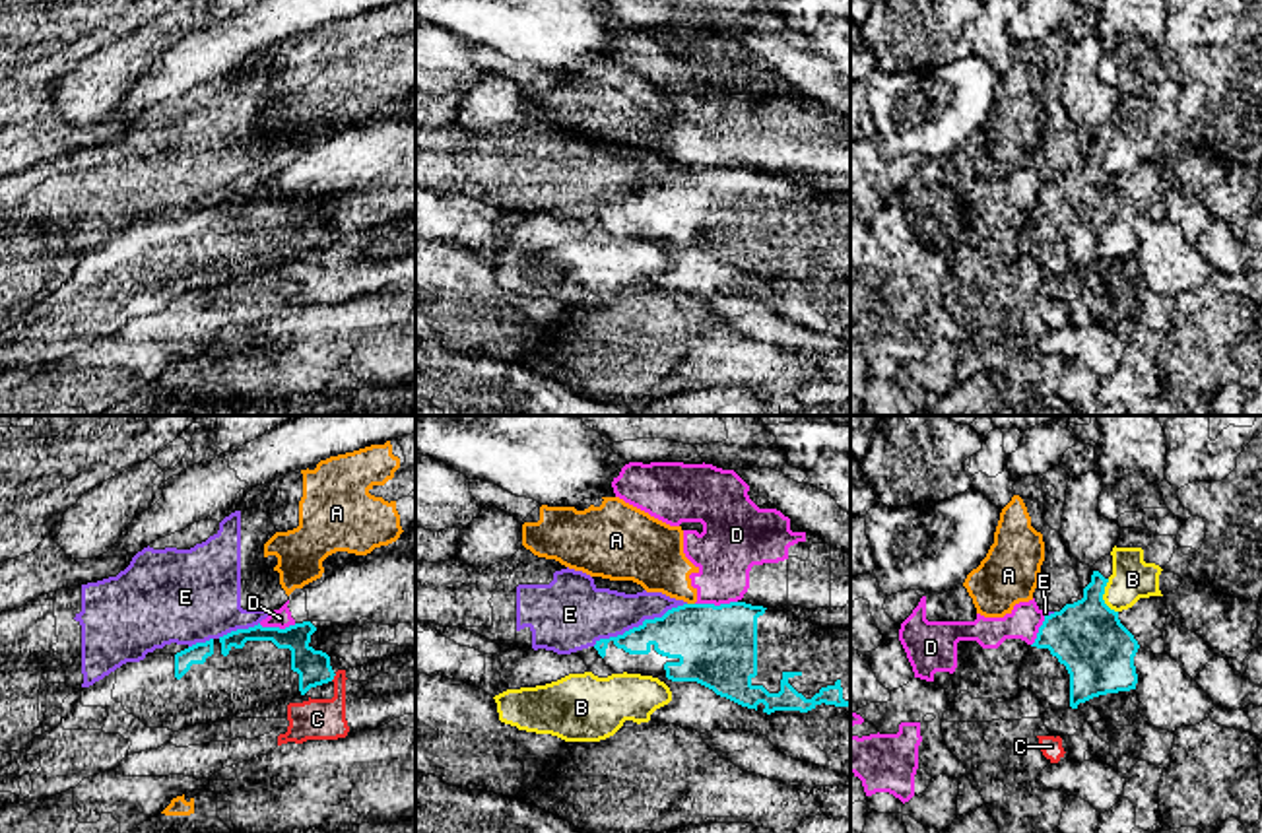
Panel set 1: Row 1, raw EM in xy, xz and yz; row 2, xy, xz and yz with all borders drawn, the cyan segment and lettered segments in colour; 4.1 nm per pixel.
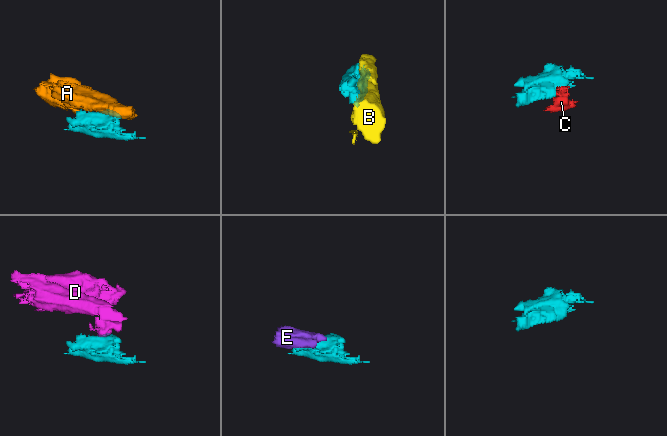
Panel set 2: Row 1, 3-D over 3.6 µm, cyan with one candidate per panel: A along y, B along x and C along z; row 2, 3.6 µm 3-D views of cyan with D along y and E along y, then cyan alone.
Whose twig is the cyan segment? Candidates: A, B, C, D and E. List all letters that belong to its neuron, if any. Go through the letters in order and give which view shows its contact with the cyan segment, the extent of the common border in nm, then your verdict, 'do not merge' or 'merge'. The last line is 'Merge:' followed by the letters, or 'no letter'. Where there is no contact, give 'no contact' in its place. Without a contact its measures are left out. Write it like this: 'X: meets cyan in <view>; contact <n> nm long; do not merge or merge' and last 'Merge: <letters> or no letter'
A: meets cyan in xz; contact 30 nm long; do not merge
B: meets cyan in yz; contact 150 nm long; do not merge
C: meets cyan in xy; contact 40 nm long; do not merge
D: meets cyan in xz; contact 180 nm long; do not merge
E: meets cyan in xz; contact 440 nm long; do not merge
Merge: no letter

